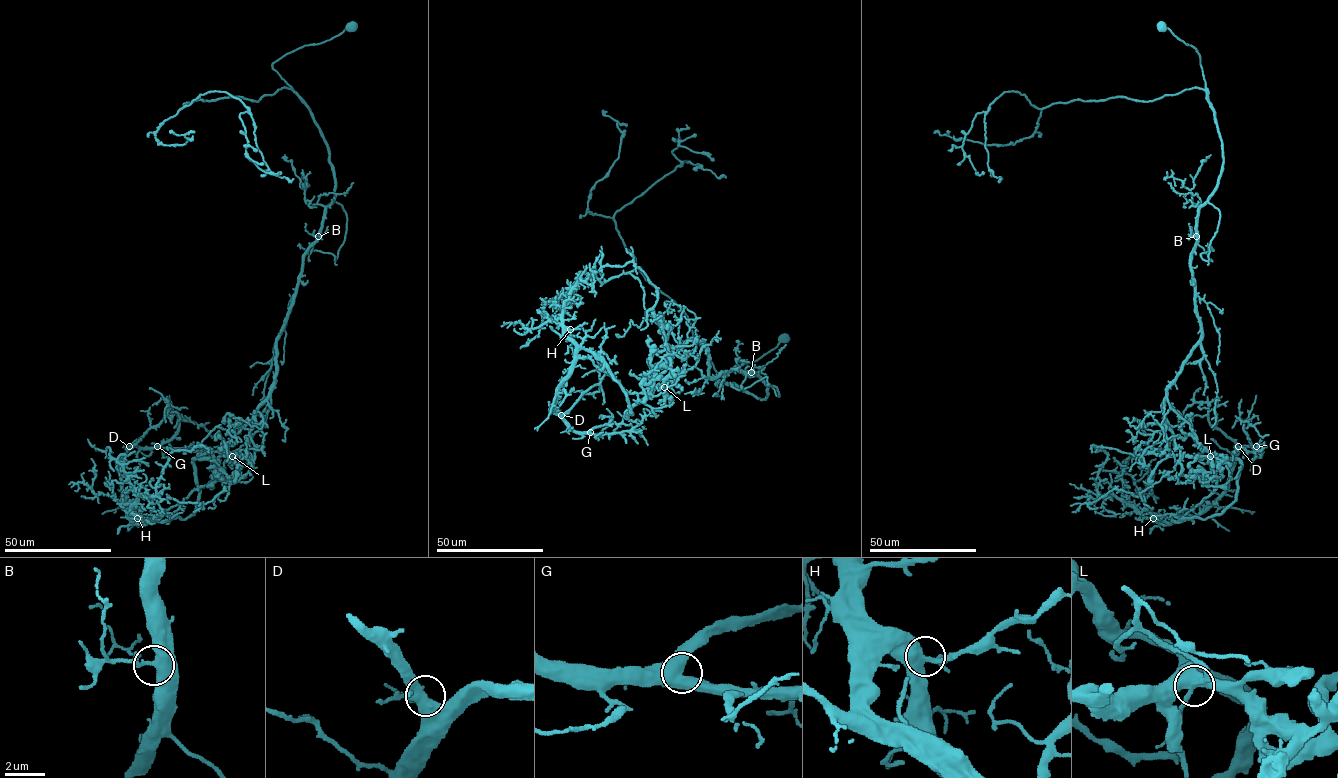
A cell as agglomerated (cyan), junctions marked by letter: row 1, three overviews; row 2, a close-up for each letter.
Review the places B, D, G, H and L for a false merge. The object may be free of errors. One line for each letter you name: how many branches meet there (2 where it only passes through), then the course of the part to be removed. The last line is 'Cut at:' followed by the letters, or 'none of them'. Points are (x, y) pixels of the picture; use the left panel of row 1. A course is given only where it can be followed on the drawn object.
L: Branches: 4. Course of the part to remove: (232, 456), (266, 419), (335, 177), (291, 89), (184, 104), (238, 99), (246, 154), (281, 172)
Cut at: L

